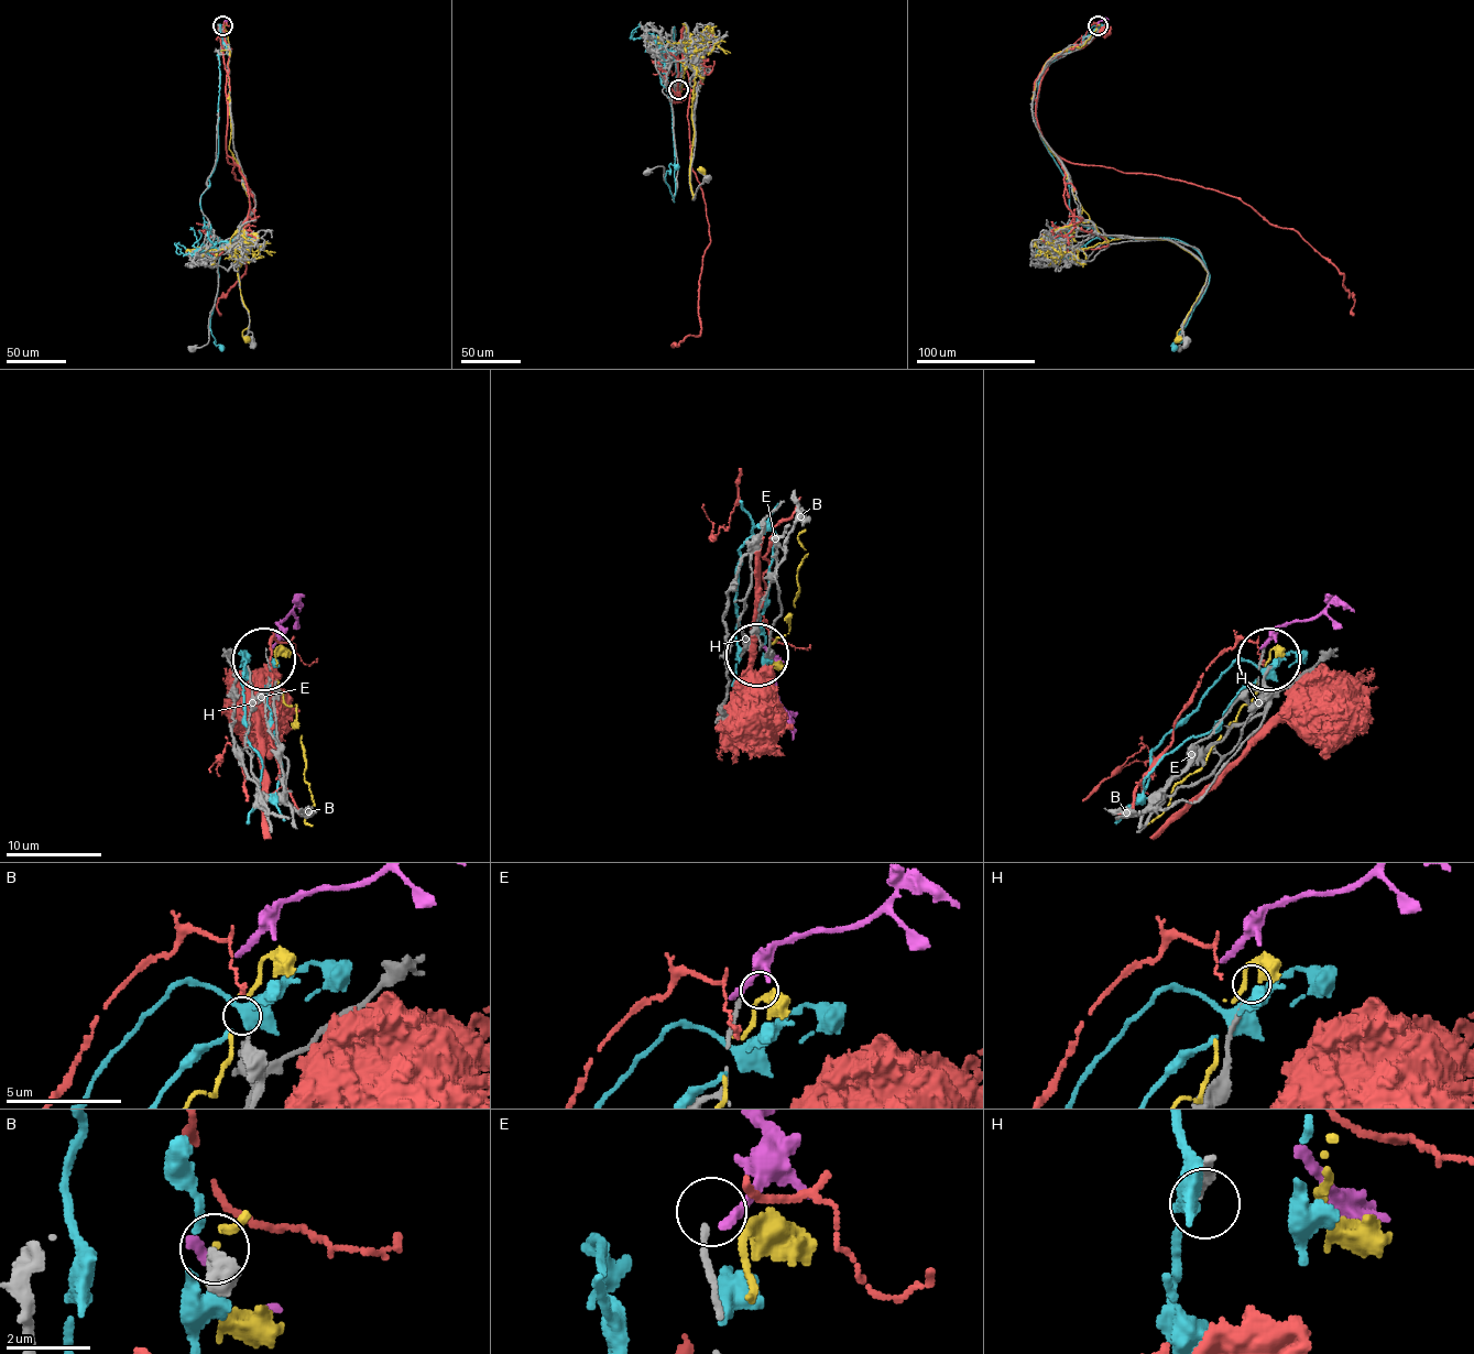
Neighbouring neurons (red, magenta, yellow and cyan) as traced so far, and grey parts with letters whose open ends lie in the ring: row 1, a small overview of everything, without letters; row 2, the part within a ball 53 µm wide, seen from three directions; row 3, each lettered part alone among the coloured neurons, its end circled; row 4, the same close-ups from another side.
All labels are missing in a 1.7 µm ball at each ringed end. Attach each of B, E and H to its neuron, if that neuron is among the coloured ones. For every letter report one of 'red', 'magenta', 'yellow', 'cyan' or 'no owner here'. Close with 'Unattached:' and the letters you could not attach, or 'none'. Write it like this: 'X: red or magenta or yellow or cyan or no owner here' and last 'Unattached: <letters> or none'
B: no owner here
E: no owner here
H: no owner here
Unattached: B, E, H

